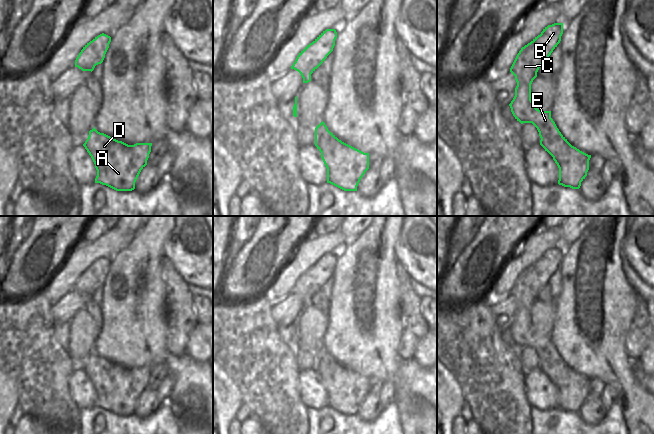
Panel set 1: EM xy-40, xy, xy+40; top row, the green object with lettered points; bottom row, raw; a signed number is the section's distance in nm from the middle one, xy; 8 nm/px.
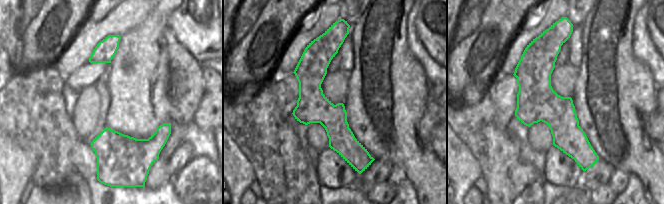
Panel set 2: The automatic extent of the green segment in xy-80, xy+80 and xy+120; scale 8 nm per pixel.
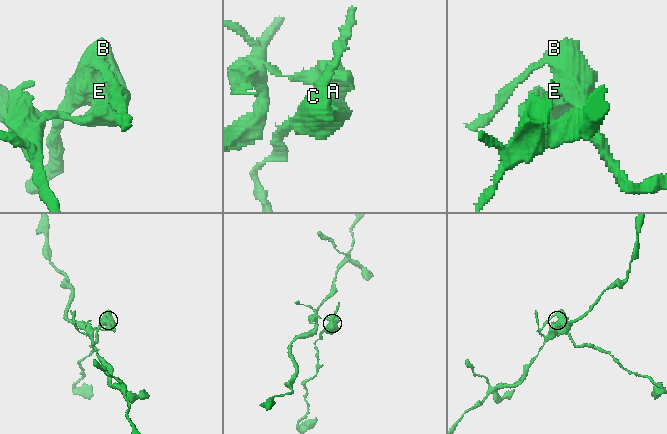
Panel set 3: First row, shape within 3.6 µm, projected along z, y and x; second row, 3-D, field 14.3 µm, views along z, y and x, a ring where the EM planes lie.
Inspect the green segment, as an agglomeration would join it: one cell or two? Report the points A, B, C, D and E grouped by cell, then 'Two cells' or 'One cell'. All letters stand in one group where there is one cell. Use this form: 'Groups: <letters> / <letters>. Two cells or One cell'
Groups: A D / B C E. Two cells.

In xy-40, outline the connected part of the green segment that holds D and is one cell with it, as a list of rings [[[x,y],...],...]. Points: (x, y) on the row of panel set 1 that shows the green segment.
[[[94,127],[89,131],[83,146],[91,156],[97,170],[95,183],[106,185],[116,191],[132,191],[135,189],[135,182],[141,170],[147,165],[152,143],[128,145],[98,132]]]

